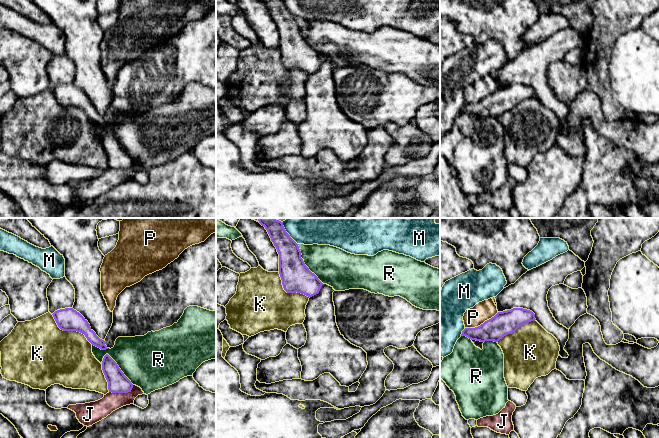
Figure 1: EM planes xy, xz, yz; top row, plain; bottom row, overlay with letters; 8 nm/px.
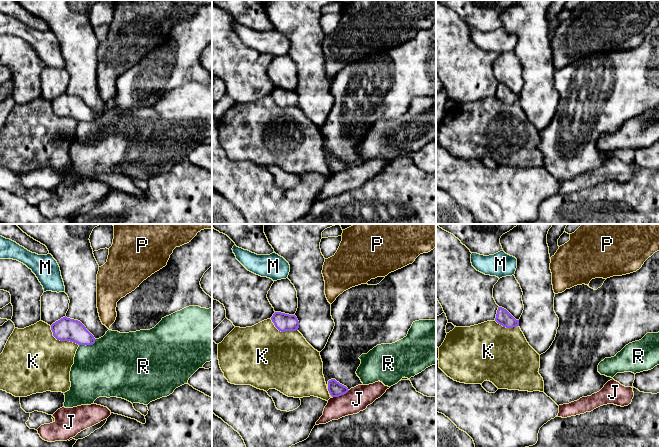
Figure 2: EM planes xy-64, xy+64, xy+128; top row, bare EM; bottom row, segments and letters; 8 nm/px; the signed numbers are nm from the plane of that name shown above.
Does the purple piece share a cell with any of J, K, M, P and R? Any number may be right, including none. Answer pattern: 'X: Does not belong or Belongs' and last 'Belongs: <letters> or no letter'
J: Does not belong
K: Does not belong
M: Does not belong
P: Does not belong
R: Does not belong
Belongs: no letter

